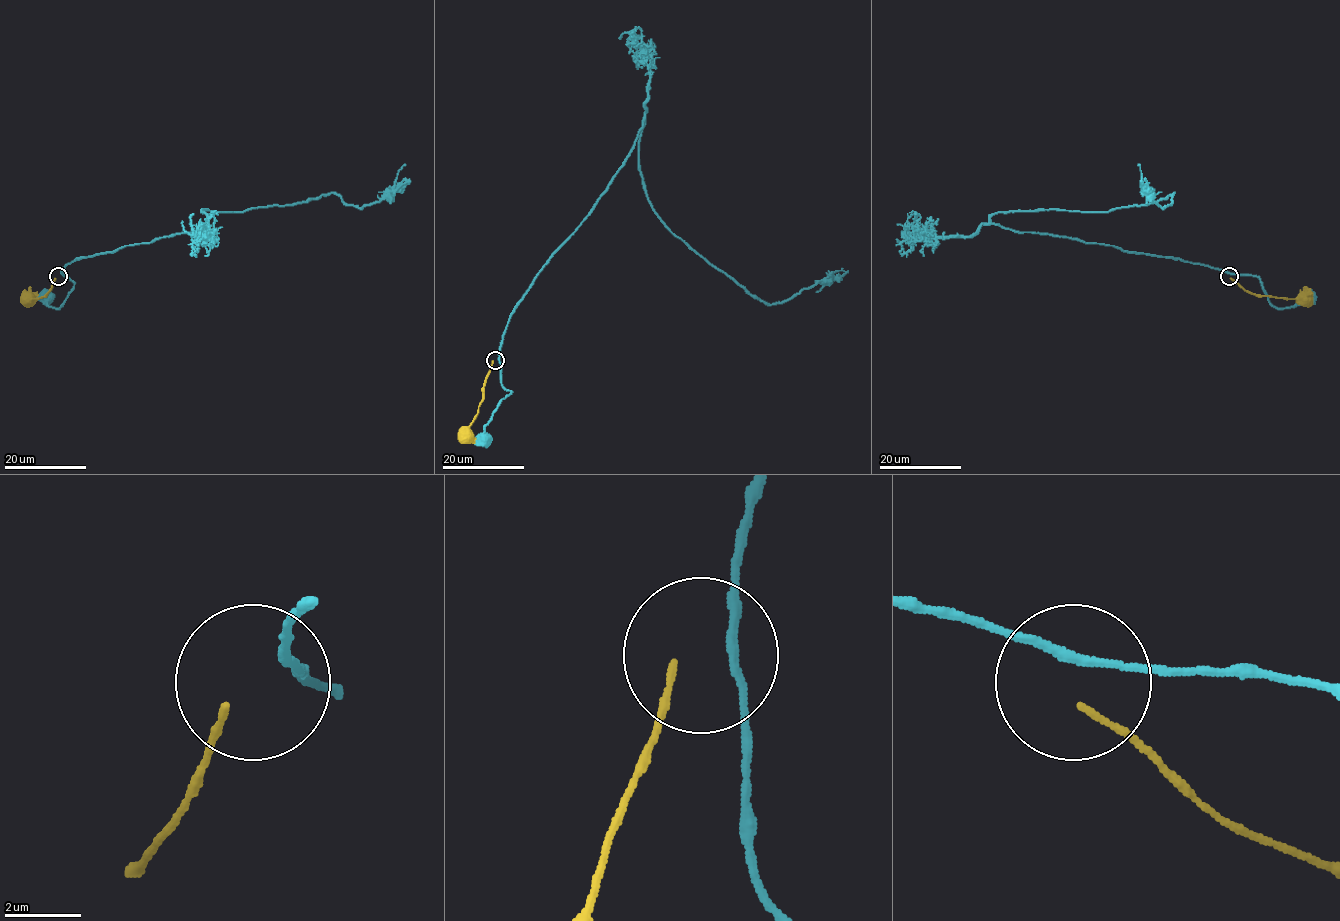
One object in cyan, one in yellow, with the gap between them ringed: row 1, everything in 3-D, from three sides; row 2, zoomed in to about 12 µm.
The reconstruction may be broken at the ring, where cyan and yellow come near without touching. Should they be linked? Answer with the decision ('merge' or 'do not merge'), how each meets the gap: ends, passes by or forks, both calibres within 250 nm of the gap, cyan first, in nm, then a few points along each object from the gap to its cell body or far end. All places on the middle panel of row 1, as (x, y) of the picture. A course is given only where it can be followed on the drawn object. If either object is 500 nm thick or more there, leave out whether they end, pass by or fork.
do not merge | cyan passes by | yellow ends | 240/170 nm | cyan via (498, 360), (514, 306), (593, 207), (644, 120), (639, 170), (652, 210), (750, 294), (774, 304), (842, 268) | yellow via (493, 361), (478, 412), (465, 434)

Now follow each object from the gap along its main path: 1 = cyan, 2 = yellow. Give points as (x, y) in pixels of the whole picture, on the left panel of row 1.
1: (60, 273), (77, 259), (194, 232), (205, 209), (293, 205), (330, 193), (363, 207), (393, 191), (405, 164)
2: (55, 278), (45, 296), (28, 298)

